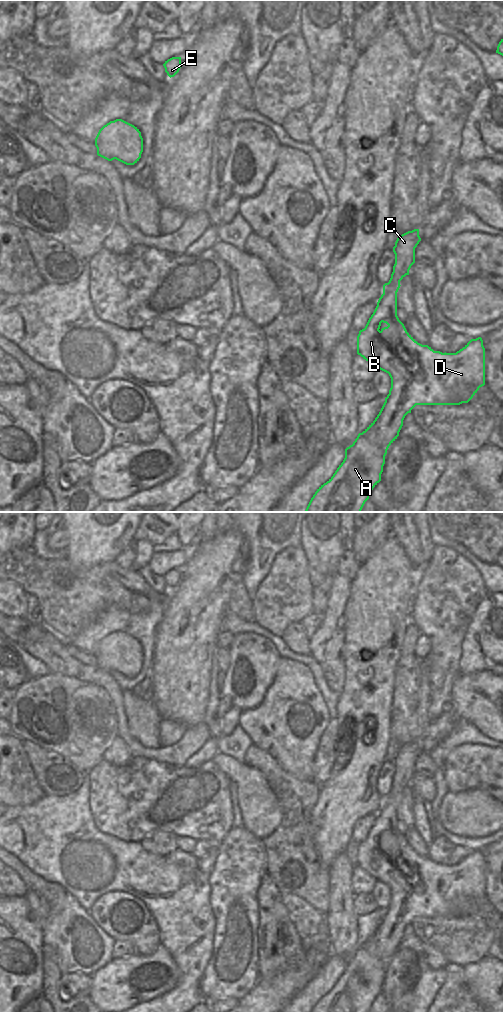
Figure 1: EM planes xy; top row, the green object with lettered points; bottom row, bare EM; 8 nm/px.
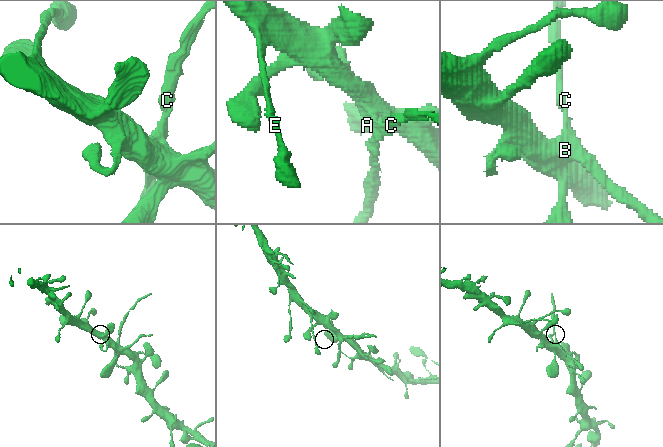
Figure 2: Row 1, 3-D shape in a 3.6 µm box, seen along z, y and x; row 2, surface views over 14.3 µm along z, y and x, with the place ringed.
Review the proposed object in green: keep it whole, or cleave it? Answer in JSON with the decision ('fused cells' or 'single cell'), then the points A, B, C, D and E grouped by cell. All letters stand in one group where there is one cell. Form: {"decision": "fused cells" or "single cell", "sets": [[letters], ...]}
{"decision": "fused cells", "sets": [["A", "B", "D", "E"], ["C"]]}

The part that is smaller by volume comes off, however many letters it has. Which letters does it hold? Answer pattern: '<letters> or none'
C

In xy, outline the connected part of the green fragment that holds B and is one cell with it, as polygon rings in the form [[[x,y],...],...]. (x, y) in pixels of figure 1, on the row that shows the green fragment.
[[[400,283],[394,287],[383,285],[383,294],[379,298],[373,314],[369,318],[365,328],[360,330],[357,336],[357,354],[368,361],[376,369],[380,369],[389,374],[391,378],[391,388],[389,390],[389,394],[385,398],[385,402],[375,420],[362,433],[358,434],[352,445],[345,449],[345,458],[343,462],[339,465],[333,476],[317,489],[317,491],[311,498],[305,512],[361,512],[365,502],[369,499],[373,488],[381,481],[381,474],[383,472],[387,450],[399,436],[399,432],[403,426],[403,420],[405,416],[408,413],[411,413],[411,410],[416,405],[460,405],[462,403],[468,403],[477,393],[479,388],[485,385],[485,348],[483,346],[482,338],[478,337],[476,339],[471,339],[462,349],[460,349],[456,353],[442,353],[440,351],[434,351],[428,345],[422,345],[418,343],[407,332],[404,324],[399,320],[397,316],[397,292],[400,286]]]

